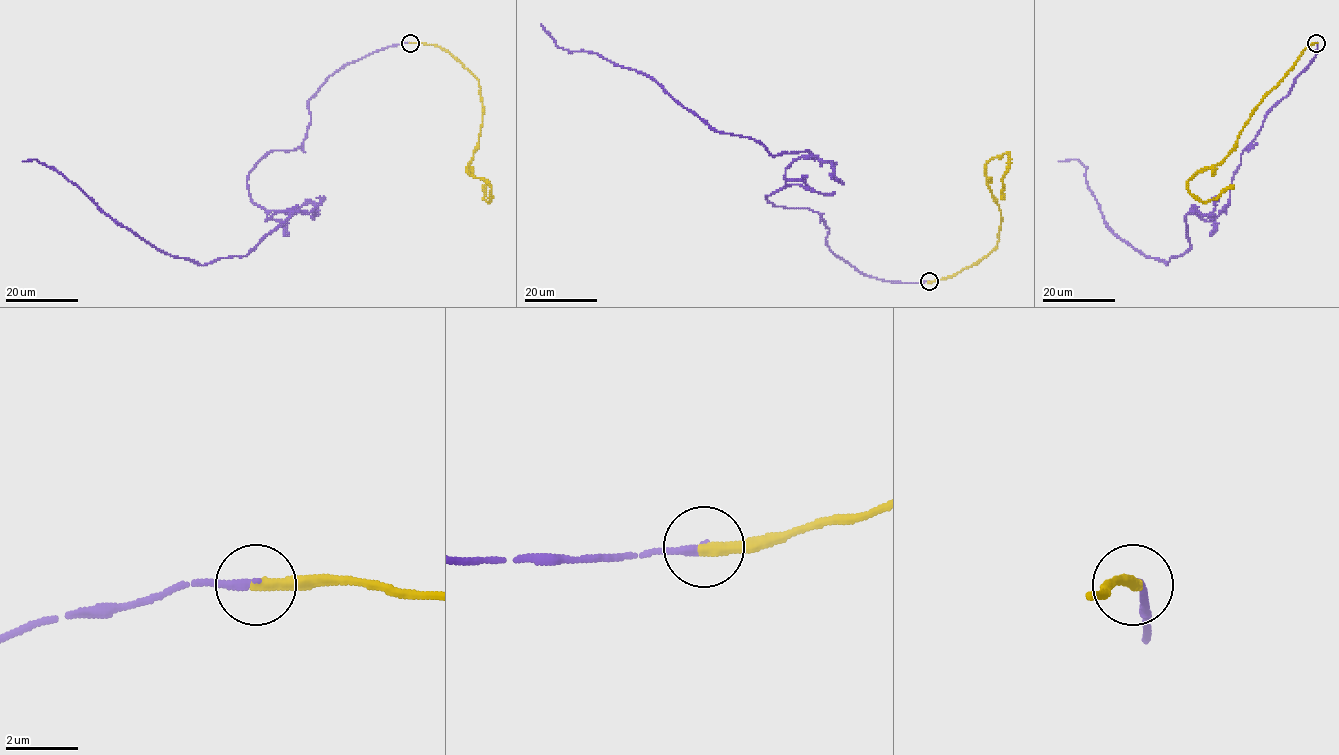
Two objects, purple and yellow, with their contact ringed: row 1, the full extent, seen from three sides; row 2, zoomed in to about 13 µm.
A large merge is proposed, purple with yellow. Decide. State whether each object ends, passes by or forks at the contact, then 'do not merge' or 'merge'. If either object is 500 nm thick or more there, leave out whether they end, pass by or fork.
purple ends there; yellow ends there; merge

